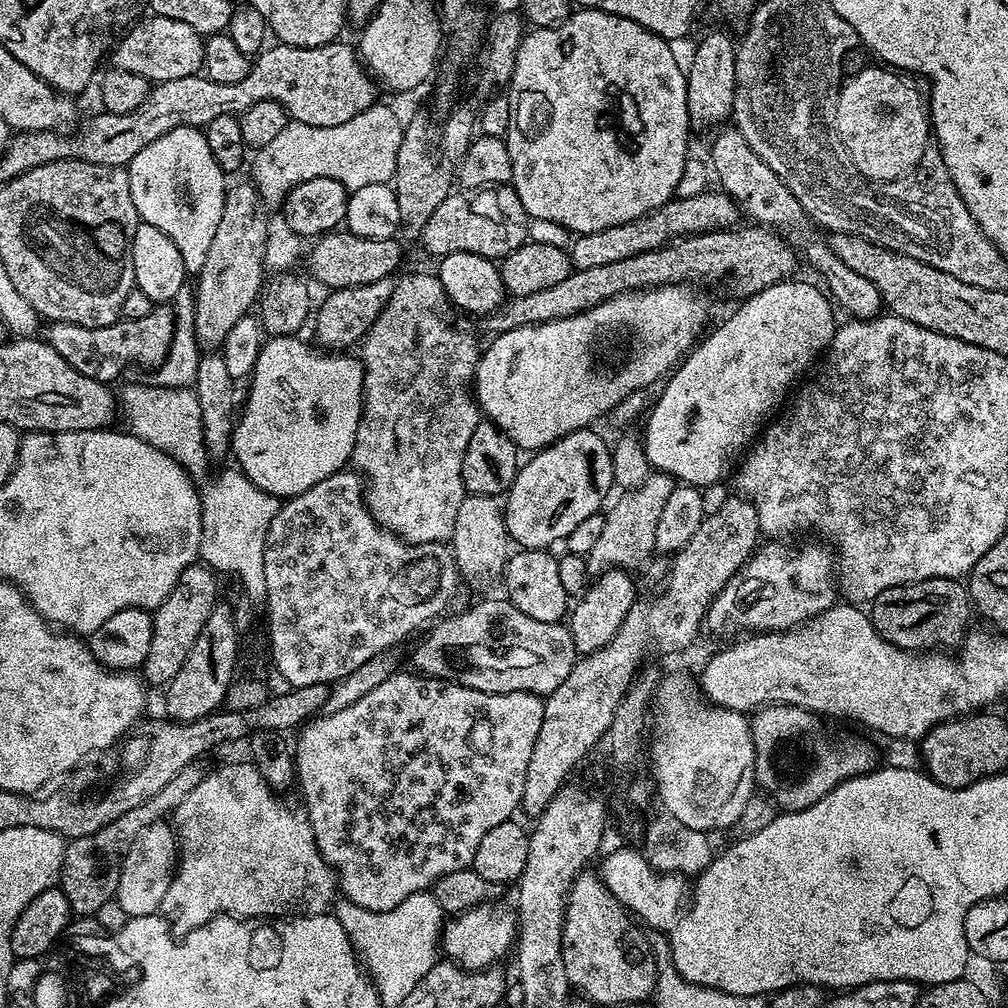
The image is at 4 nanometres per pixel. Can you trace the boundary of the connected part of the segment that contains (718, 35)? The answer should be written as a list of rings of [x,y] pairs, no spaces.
[[[708,32],[700,40],[692,61],[686,64],[686,106],[693,129],[719,129],[729,123],[734,110],[736,93],[736,49],[737,41],[732,41],[728,32]]]

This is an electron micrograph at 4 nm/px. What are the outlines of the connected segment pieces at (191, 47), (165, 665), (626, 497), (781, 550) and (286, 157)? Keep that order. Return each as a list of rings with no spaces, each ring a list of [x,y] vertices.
[[[148,14],[119,37],[110,60],[115,67],[138,74],[150,82],[186,78],[197,75],[204,67],[204,40],[199,32],[186,26],[186,22]]]
[[[200,562],[191,564],[182,570],[174,590],[170,590],[168,597],[155,609],[152,617],[153,638],[142,667],[143,679],[149,685],[167,686],[178,674],[178,670],[182,670],[182,662],[186,662],[194,642],[198,642],[198,634],[202,634],[202,626],[206,626],[206,618],[210,618],[217,606],[216,580],[217,573],[211,568]]]
[[[653,471],[640,486],[621,495],[621,500],[612,509],[607,509],[602,535],[586,557],[589,573],[608,572],[611,568],[632,570],[635,564],[643,565],[656,552],[658,521],[662,518],[662,509],[666,507],[673,487],[673,477],[666,472]]]
[[[768,542],[755,554],[749,556],[743,568],[730,578],[730,582],[720,591],[718,598],[708,608],[707,631],[720,636],[727,628],[749,628],[752,634],[775,634],[799,628],[808,623],[838,600],[838,585],[834,570],[830,565],[830,554],[822,548],[791,548],[788,542]]]
[[[383,102],[371,104],[365,112],[350,118],[350,122],[342,122],[342,126],[306,126],[302,122],[292,120],[267,146],[262,146],[255,153],[256,161],[252,164],[251,183],[255,184],[260,199],[265,205],[283,205],[288,192],[302,182],[310,182],[310,178],[319,176],[335,176],[344,188],[353,190],[368,183],[387,184],[395,177],[398,162],[398,146],[402,146],[405,125],[400,124],[396,112],[387,108]]]

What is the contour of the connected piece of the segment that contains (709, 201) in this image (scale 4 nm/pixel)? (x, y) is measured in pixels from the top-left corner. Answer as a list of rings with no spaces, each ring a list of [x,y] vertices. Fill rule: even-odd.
[[[709,190],[694,194],[692,198],[673,198],[658,210],[647,212],[634,222],[622,222],[622,226],[606,226],[606,230],[579,233],[573,239],[570,249],[572,265],[575,271],[581,272],[594,270],[594,266],[610,266],[610,262],[626,262],[626,258],[646,254],[686,236],[731,229],[737,223],[735,220],[741,216],[740,204],[723,190]]]

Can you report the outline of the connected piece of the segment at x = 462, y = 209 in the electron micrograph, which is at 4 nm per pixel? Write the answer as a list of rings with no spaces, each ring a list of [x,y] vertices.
[[[497,184],[475,190],[453,191],[430,214],[422,233],[422,241],[436,258],[451,252],[469,252],[497,262],[529,243],[530,217],[518,198],[516,189],[508,184]]]

